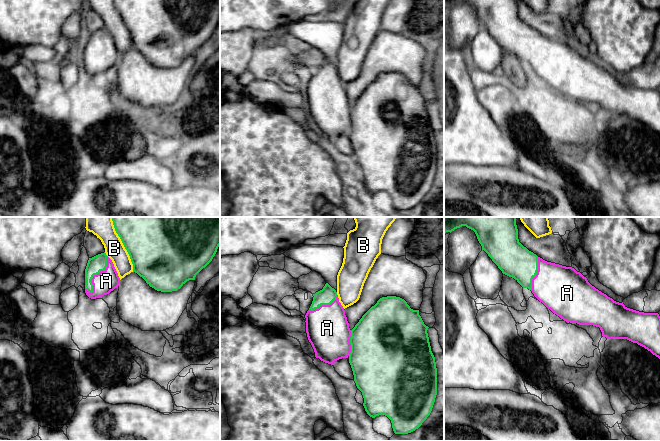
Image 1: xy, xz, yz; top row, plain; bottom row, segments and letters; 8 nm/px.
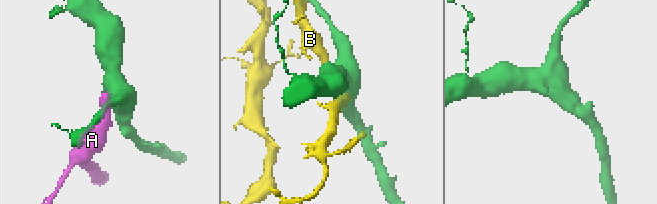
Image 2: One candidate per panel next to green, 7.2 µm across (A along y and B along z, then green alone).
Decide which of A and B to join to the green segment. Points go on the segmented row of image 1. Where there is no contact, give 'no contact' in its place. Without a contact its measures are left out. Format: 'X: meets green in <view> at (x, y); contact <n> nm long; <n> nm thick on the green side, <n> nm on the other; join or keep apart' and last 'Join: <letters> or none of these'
A: meets green in xy at (96, 274); contact 340 nm long; 130 nm thick on the green side, 180 nm on the other; join
B: meets green in xy at (123, 244); contact 480 nm long; 500 nm thick on the green side, 200 nm on the other; keep apart
Join: A

